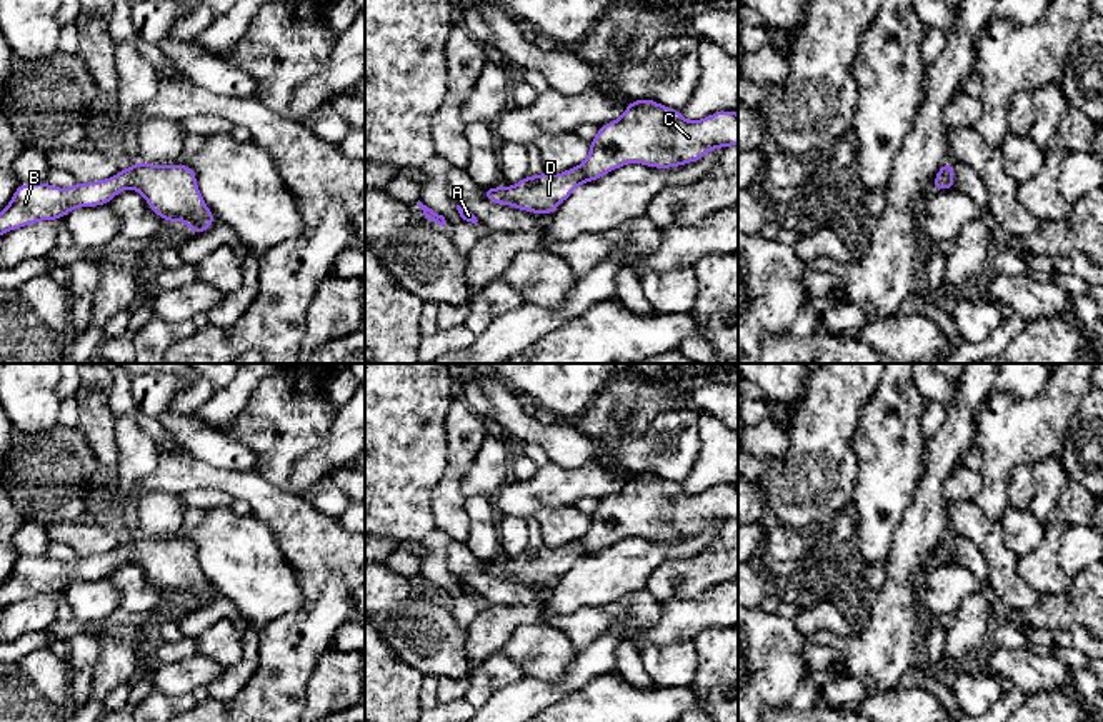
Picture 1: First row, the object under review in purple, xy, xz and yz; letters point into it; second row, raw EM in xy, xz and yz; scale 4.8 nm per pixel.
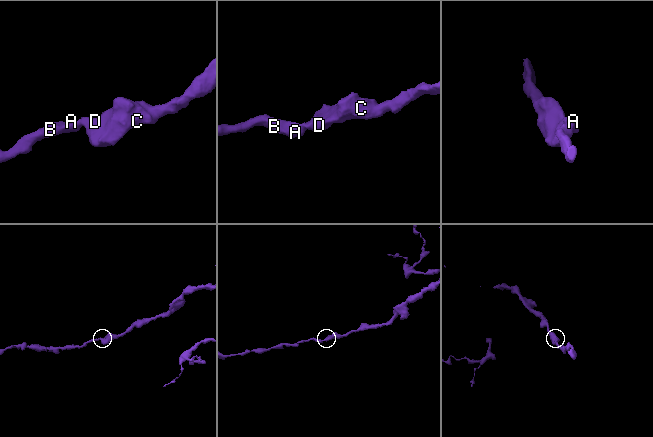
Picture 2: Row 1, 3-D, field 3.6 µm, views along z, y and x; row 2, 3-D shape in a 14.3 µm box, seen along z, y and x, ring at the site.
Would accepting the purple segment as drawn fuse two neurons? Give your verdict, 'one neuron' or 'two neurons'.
one neuron

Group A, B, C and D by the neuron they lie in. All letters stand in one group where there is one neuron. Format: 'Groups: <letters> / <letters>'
Groups: A B C D

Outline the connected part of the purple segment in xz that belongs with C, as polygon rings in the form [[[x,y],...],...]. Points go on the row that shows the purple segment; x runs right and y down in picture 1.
[[[638,98],[626,105],[623,115],[615,122],[598,127],[598,133],[590,140],[590,153],[585,162],[561,173],[527,175],[512,187],[498,185],[483,188],[482,195],[498,205],[510,205],[530,213],[550,215],[563,203],[573,190],[586,182],[595,182],[608,172],[628,163],[641,163],[653,168],[675,168],[693,163],[713,148],[738,145],[738,113],[720,110],[696,122],[683,118],[681,110],[668,108],[650,98]]]

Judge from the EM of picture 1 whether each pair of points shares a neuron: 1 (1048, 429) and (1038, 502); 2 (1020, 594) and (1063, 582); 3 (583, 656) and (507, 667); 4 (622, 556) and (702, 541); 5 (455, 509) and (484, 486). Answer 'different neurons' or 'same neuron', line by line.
1: different neurons
2: different neurons
3: different neurons
4: same neuron
5: different neurons

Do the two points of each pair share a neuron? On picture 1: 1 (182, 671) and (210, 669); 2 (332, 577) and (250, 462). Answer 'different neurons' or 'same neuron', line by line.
1: same neuron
2: different neurons

